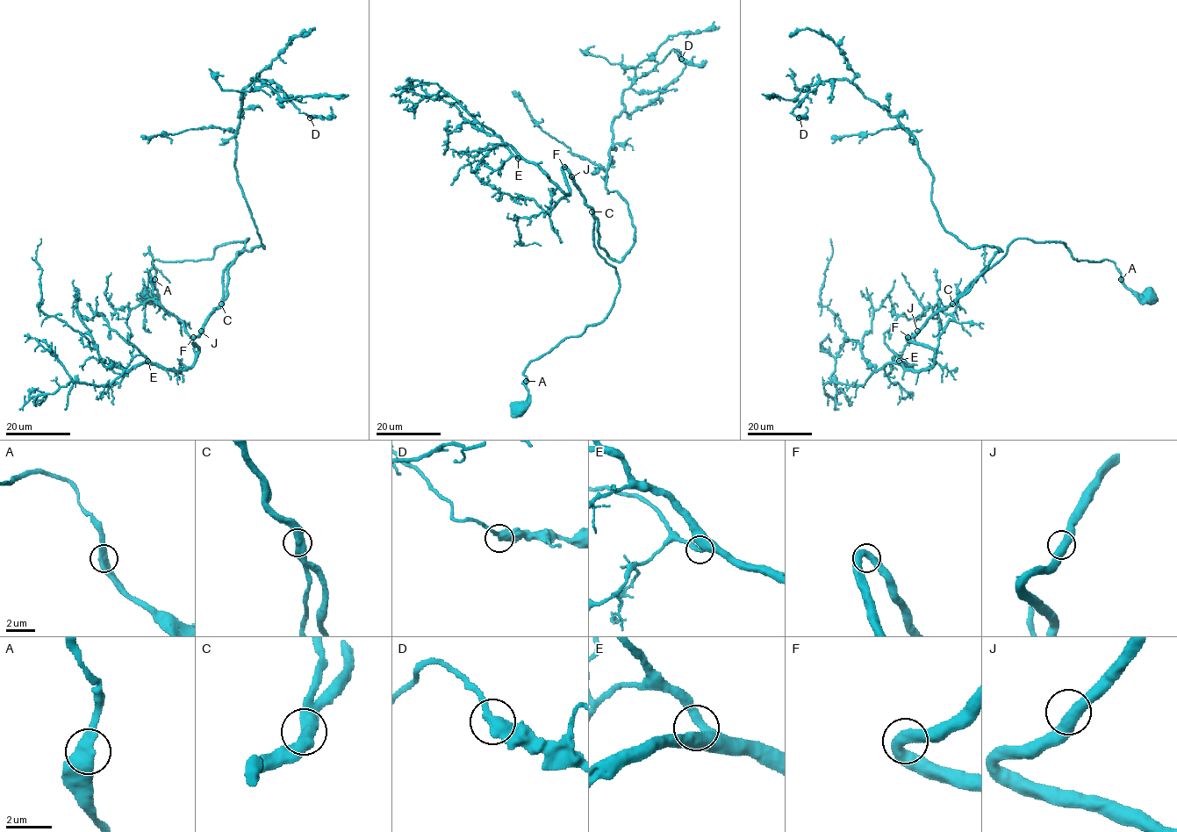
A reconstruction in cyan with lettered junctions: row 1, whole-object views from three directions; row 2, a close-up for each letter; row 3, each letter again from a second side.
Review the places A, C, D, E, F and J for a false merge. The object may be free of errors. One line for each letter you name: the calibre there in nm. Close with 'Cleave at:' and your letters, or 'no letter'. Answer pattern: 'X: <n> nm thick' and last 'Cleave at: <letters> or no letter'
Cleave at: no letter

